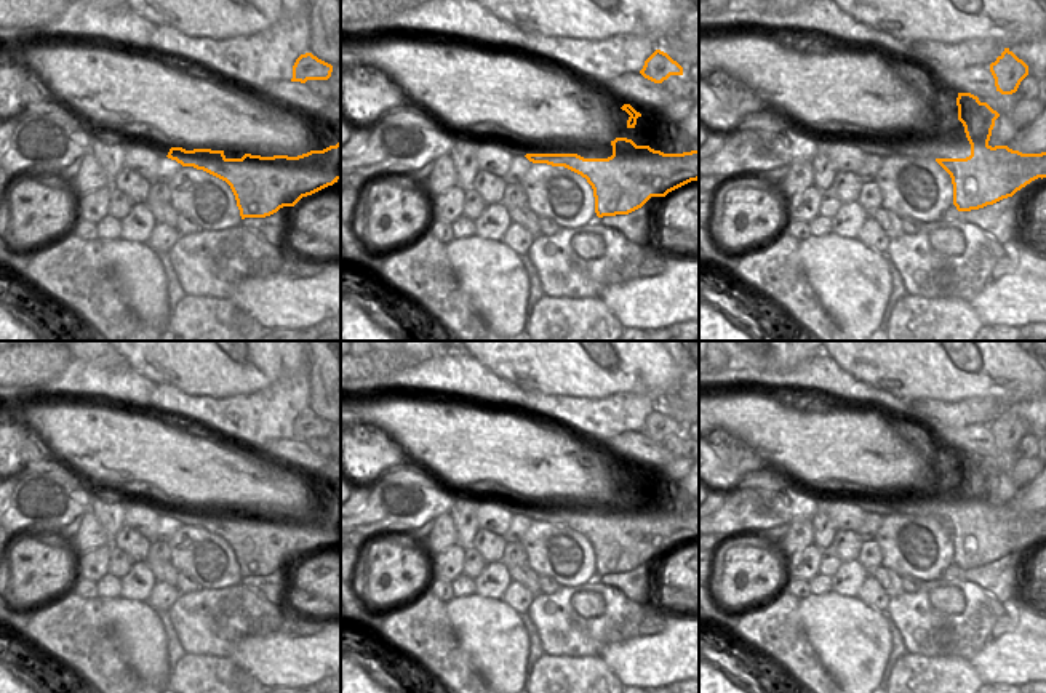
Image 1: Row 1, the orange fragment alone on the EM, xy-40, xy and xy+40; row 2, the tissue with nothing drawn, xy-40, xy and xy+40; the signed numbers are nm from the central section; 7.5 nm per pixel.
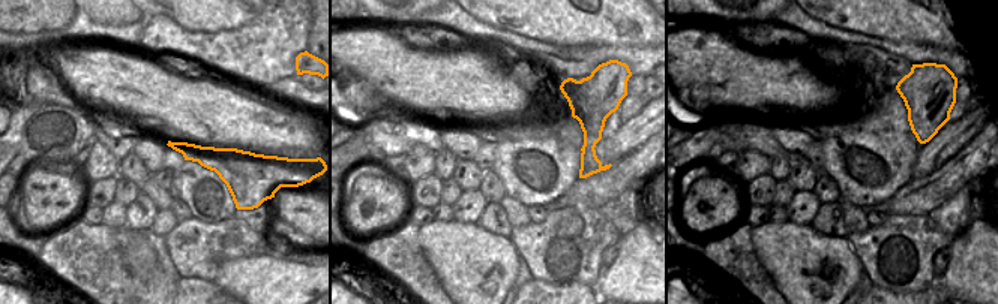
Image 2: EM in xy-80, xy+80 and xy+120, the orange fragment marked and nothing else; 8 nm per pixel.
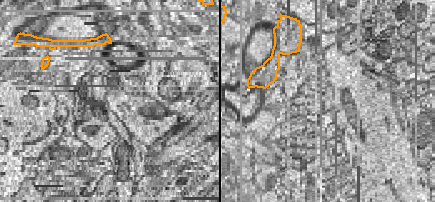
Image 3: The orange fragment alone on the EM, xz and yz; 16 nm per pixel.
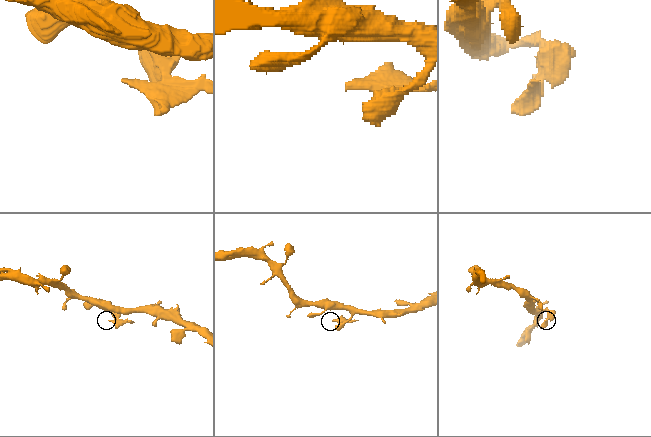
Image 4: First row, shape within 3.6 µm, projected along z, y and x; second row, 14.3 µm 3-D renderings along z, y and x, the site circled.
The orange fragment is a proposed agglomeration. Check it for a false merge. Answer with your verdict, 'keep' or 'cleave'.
cleave

